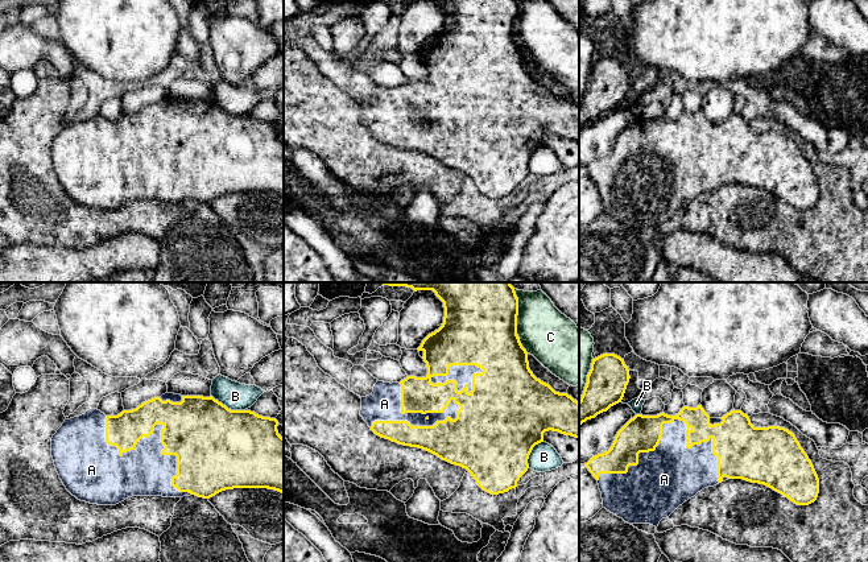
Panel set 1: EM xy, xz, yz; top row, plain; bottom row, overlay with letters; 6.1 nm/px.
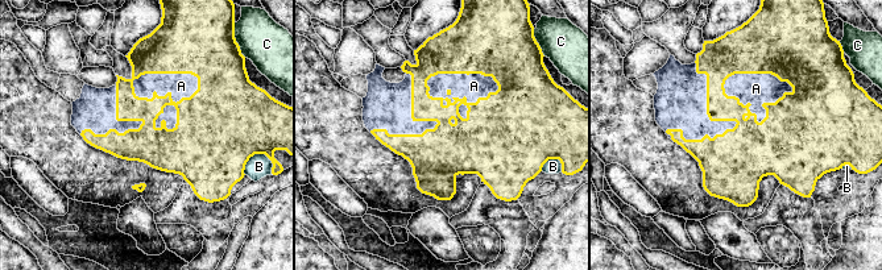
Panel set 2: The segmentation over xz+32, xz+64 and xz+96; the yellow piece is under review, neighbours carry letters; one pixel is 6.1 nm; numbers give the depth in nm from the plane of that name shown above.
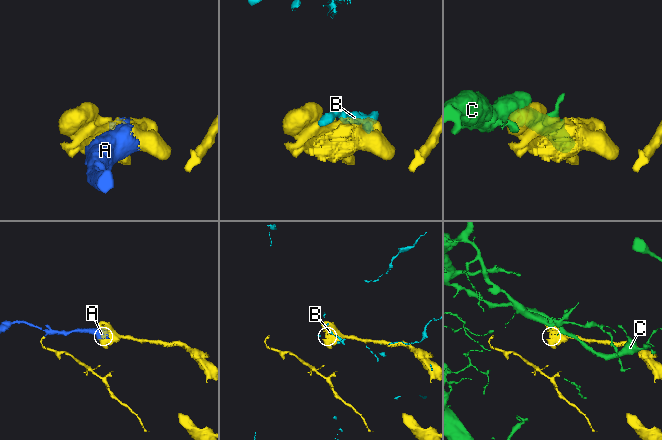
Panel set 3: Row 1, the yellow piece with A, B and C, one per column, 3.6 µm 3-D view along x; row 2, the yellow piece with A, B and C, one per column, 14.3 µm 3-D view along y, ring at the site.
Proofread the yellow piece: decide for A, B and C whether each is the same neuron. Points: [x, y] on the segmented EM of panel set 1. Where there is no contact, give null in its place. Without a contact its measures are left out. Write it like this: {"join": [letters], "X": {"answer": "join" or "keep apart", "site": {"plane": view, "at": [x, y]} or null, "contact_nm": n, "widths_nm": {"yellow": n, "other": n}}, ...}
{"join": ["A"], "A": {"answer": "join", "site": {"plane": "yz", "at": [661, 429]}, "contact_nm": 750, "widths_nm": {"yellow": 220, "other": 320}}, "B": {"answer": "keep apart", "site": {"plane": "xy", "at": [227, 408]}, "contact_nm": 220, "widths_nm": {"yellow": 500, "other": 170}}, "C": {"answer": "keep apart", "site": {"plane": "xz", "at": [516, 321]}, "contact_nm": 400, "widths_nm": {"yellow": 460, "other": 320}}}

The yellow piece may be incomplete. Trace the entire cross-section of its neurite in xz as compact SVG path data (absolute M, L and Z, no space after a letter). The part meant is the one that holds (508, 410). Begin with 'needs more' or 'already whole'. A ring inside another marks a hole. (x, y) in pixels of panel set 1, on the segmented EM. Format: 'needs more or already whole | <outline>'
needs more | M384 282L433 290L443 302L442 326L429 334L417 348L427 367L425 377L408 376L400 383L379 381L373 392L361 398L360 416L371 430L398 445L426 450L442 460L466 468L478 485L499 495L517 487L528 471L533 447L543 442L543 433L553 430L579 438L579 402L567 393L555 392L537 379L529 368L528 352L517 335L518 298L511 282Z

